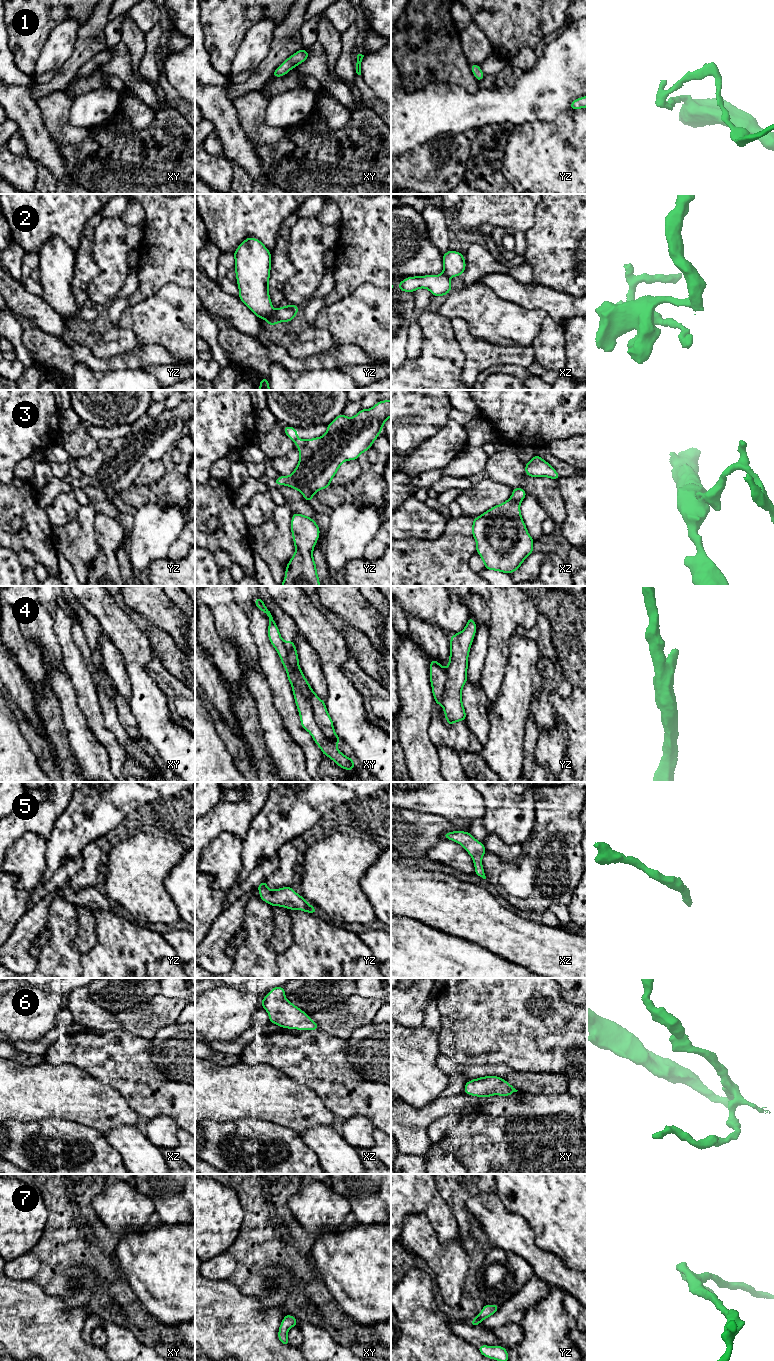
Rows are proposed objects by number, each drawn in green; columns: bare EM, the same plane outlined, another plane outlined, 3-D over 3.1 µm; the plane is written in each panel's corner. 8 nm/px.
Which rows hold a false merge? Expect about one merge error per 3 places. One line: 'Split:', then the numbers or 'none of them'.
Split: 2, 3, 4

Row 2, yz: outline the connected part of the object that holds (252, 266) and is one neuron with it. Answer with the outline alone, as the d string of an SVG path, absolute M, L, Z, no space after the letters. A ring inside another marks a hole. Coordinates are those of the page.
M248 237L235 250L239 299L266 323L275 326L276 311L269 296L271 252L258 239Z

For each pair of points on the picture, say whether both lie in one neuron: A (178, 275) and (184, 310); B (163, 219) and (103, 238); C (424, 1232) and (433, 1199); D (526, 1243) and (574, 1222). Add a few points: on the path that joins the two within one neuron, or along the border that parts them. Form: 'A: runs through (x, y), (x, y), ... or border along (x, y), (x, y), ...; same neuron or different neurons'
A: border along (184, 287), (178, 284), (166, 283), (157, 292); different neurons
B: border along (143, 227), (143, 237), (138, 246); different neurons
C: border along (404, 1216), (423, 1213), (439, 1240); different neurons
D: border along (523, 1218), (533, 1232), (534, 1243), (553, 1253); different neurons

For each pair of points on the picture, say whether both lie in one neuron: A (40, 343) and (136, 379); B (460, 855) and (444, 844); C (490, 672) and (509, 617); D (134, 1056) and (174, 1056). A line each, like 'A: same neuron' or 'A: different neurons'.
A: different neurons
B: same neuron
C: same neuron
D: different neurons

